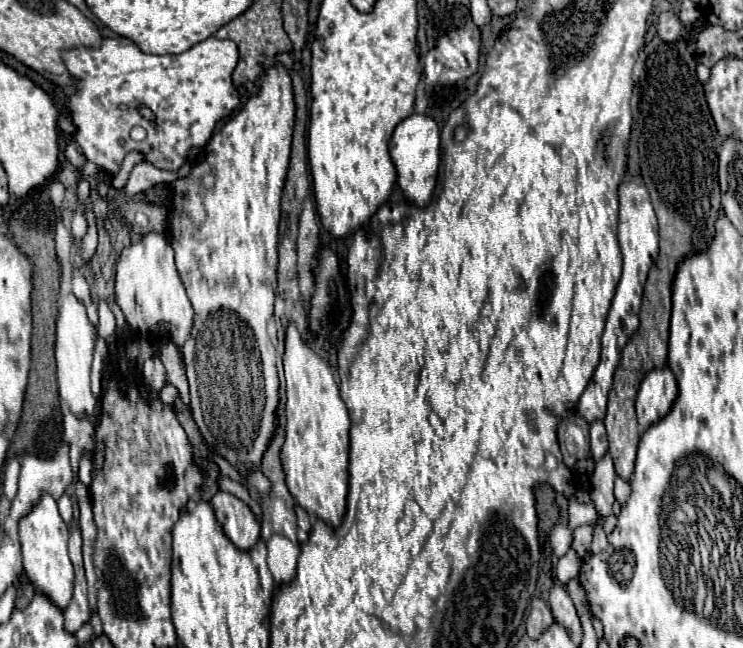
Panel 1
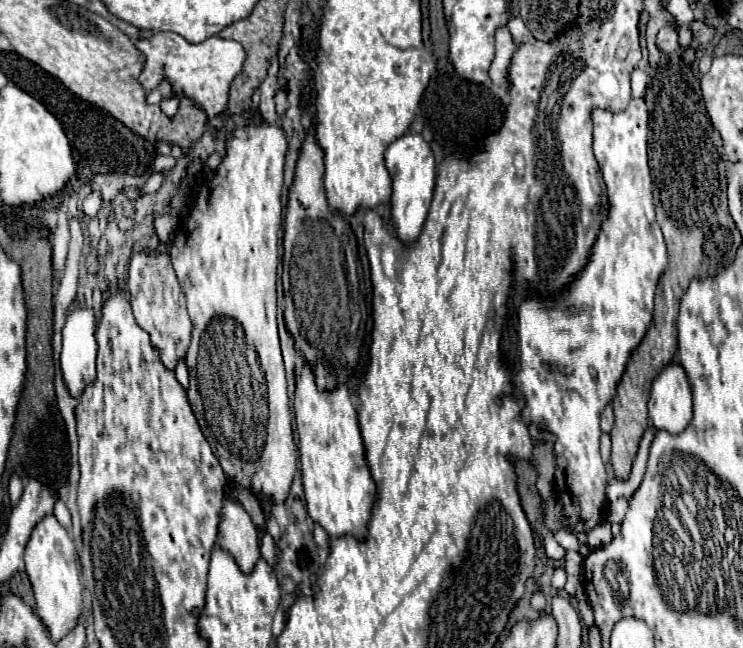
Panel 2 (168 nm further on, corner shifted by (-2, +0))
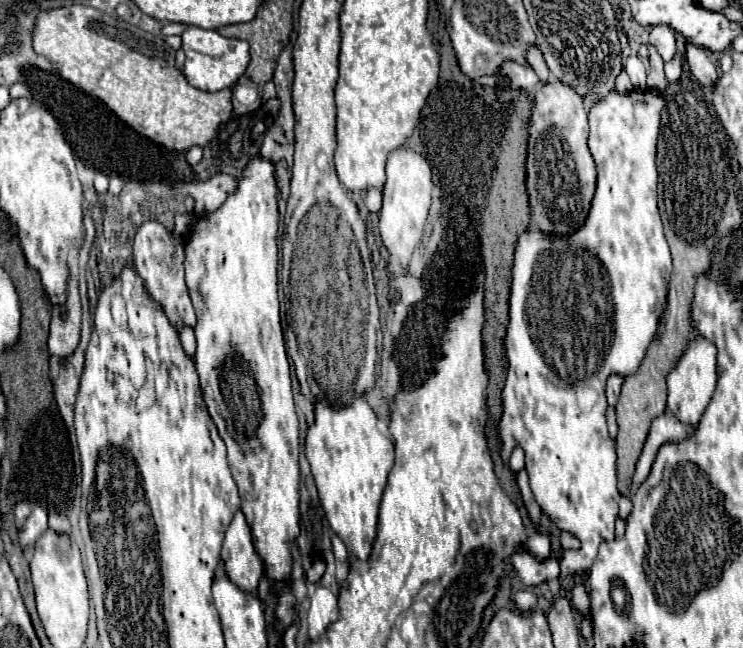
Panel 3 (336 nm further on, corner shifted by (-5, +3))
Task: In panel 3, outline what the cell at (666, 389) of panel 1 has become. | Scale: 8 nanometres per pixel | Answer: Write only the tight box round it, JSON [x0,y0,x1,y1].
[667,338,717,426]

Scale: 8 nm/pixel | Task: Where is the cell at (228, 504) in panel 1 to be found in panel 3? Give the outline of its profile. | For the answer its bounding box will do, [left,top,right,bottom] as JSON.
[221,510,263,594]

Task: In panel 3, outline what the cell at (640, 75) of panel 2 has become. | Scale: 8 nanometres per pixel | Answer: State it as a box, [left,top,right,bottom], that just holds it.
[625,56,647,88]

